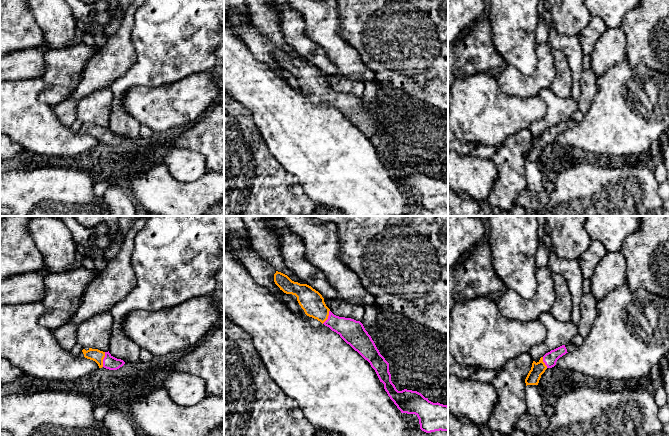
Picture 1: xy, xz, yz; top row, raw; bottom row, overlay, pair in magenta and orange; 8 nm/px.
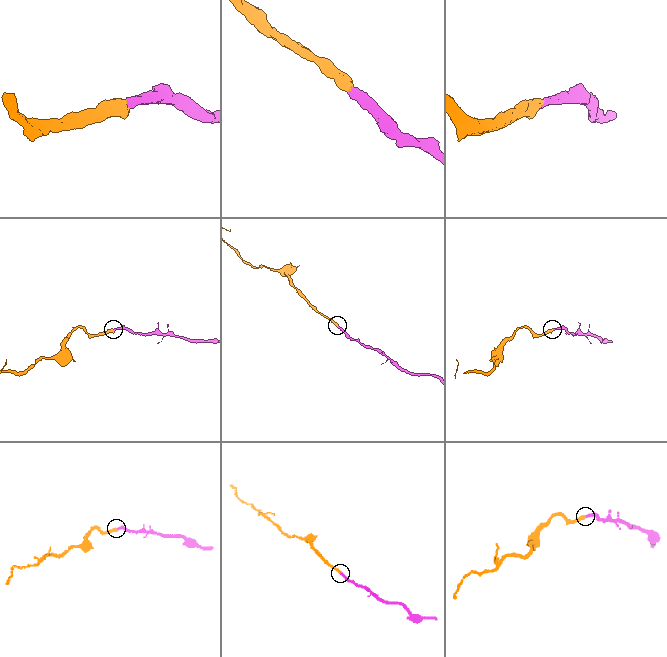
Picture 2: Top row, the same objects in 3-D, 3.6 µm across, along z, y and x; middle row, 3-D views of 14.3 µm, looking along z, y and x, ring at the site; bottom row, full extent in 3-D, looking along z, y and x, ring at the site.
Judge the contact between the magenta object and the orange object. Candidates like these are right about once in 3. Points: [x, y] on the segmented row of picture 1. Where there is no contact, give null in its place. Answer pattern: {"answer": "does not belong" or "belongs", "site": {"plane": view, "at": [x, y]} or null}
{"answer": "belongs", "site": {"plane": "xy", "at": [103, 359]}}

